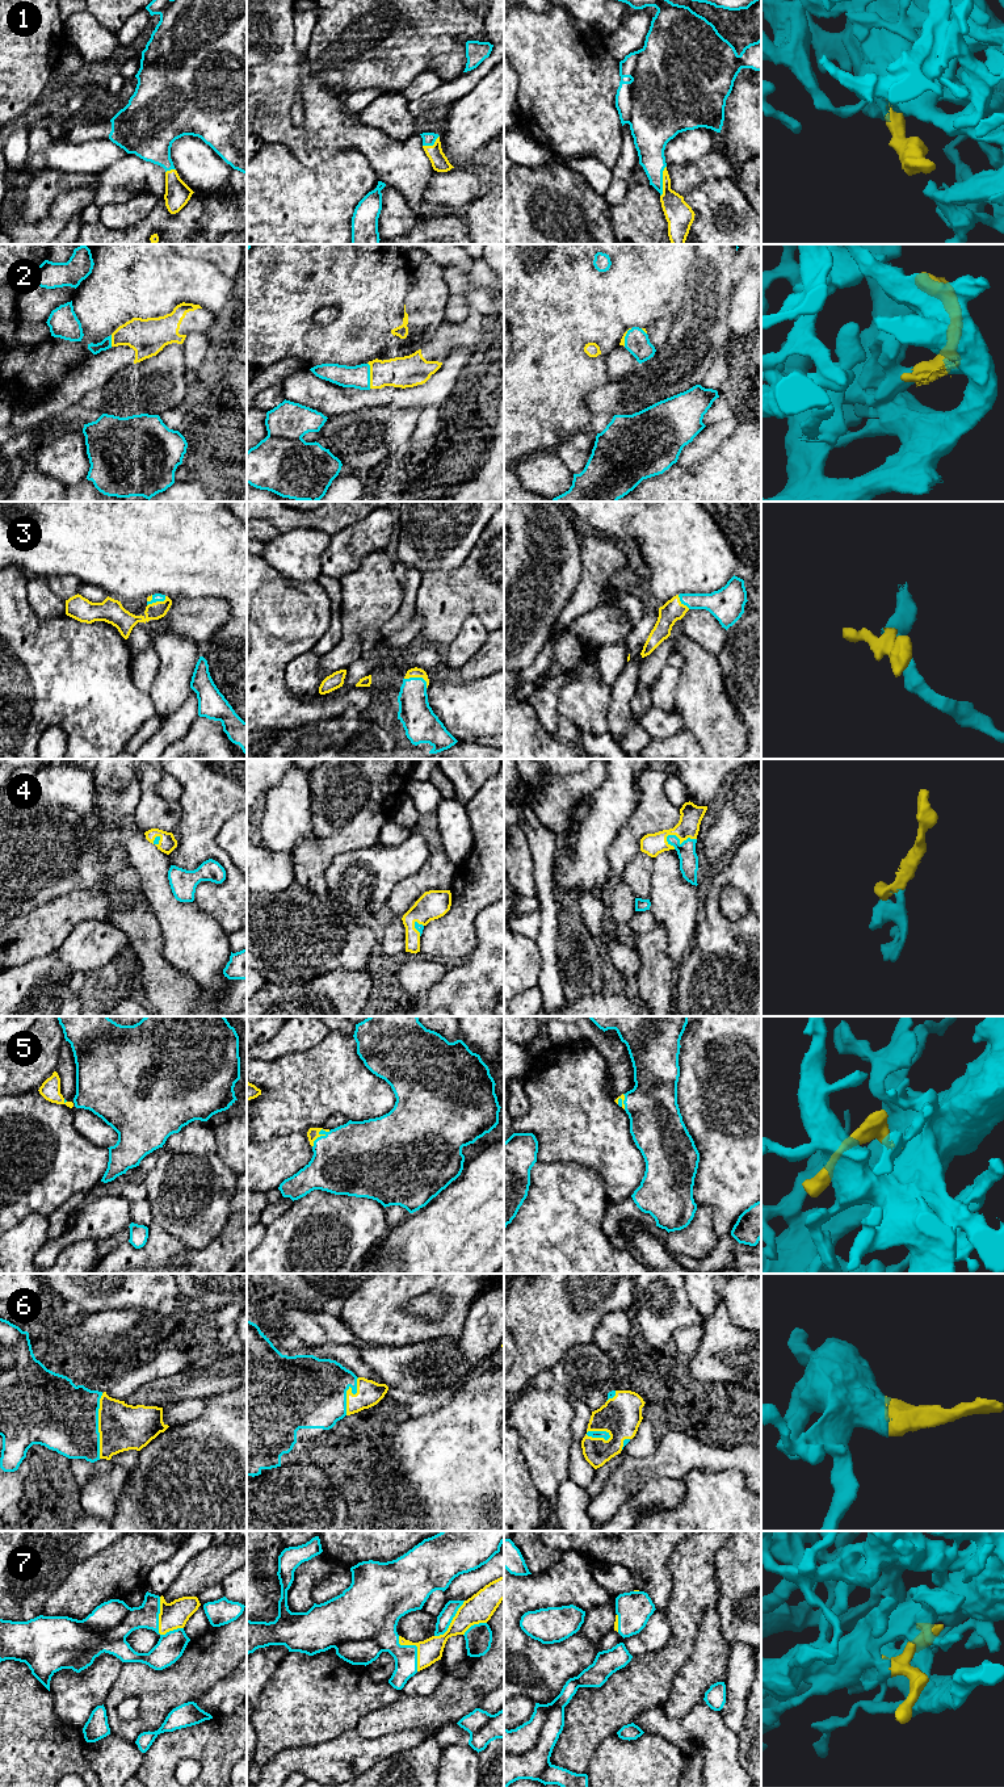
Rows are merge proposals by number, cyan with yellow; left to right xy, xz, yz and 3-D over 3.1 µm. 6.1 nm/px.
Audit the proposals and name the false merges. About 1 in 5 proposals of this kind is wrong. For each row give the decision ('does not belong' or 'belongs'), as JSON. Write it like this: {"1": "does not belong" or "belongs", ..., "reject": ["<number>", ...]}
{"1": "belongs", "2": "belongs", "3": "belongs", "4": "belongs", "5": "belongs", "6": "belongs", "7": "belongs", "reject": []}

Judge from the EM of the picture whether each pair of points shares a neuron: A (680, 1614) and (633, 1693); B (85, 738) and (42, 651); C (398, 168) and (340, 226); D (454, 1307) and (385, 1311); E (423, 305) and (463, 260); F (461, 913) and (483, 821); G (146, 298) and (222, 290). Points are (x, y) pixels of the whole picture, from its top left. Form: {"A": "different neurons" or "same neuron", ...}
{"A": "same neuron", "B": "same neuron", "C": "different neurons", "D": "same neuron", "E": "same neuron", "F": "same neuron", "G": "same neuron"}

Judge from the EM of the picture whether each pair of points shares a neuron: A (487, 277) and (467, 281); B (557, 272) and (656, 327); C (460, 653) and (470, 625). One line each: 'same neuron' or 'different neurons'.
A: same neuron
B: different neurons
C: same neuron

